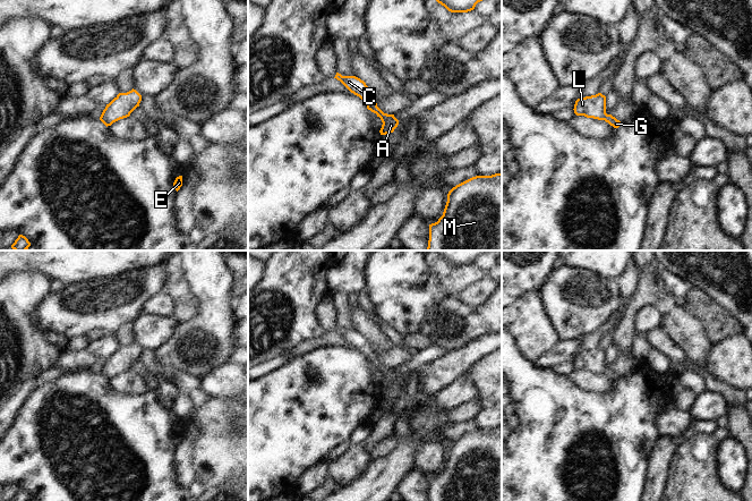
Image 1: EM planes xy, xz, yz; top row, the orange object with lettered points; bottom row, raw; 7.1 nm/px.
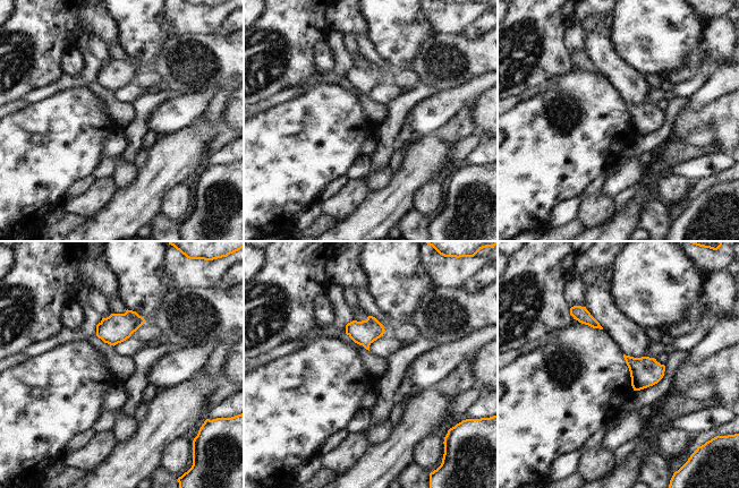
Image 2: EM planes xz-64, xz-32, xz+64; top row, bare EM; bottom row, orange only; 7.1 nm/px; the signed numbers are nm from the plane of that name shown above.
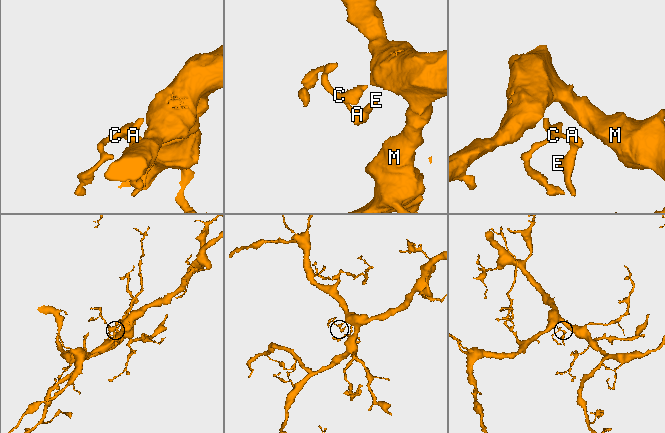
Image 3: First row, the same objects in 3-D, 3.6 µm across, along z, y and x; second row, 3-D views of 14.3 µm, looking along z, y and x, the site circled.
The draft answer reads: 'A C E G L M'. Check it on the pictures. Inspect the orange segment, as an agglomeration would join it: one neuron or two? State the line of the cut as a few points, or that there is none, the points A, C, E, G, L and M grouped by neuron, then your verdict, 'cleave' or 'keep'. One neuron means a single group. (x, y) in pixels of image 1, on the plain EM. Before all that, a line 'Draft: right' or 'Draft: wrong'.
Draft: right
cut none; groups A C E G L M; keep

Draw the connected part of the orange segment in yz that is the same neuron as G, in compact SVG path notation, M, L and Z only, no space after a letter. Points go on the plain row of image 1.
M601 347L578 353L573 364L576 370L605 374L614 382L618 382L621 380L619 374L612 368L606 367L606 350Z

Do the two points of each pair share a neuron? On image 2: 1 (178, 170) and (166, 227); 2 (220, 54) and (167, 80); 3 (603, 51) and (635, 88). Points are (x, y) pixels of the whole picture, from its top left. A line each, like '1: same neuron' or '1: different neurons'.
1: different neurons
2: same neuron
3: same neuron

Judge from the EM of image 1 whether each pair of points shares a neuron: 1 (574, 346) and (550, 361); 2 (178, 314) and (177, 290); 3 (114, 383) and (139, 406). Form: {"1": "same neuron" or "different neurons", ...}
{"1": "same neuron", "2": "same neuron", "3": "different neurons"}

